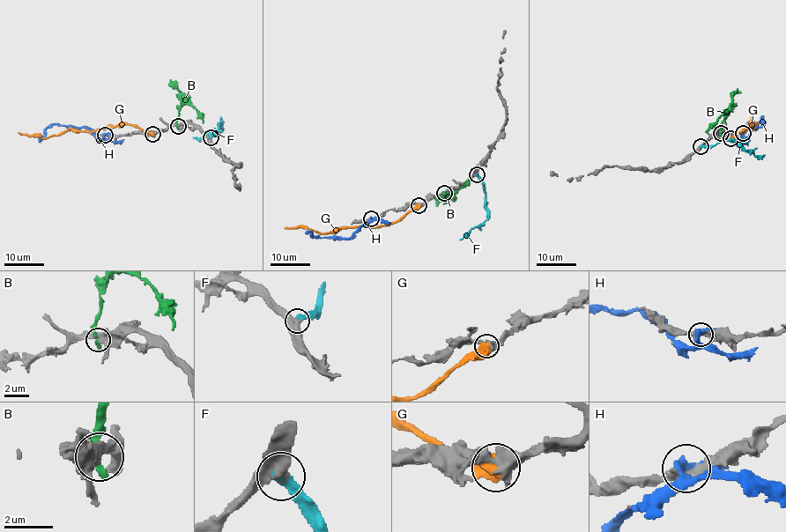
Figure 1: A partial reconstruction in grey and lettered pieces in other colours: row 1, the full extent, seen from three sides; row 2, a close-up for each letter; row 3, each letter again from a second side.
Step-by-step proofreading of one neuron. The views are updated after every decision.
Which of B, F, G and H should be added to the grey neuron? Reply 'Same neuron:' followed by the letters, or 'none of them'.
Same neuron: F

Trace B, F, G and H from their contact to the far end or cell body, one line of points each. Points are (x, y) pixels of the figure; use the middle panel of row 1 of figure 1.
B: (443, 194), (442, 191), (456, 193), (469, 177)
F: (477, 175), (483, 184), (487, 217), (460, 240)
G: (418, 205), (396, 221), (381, 226), (339, 227), (322, 233), (304, 227), (285, 228)
H: (372, 218), (350, 238), (317, 238), (309, 232), (306, 233)

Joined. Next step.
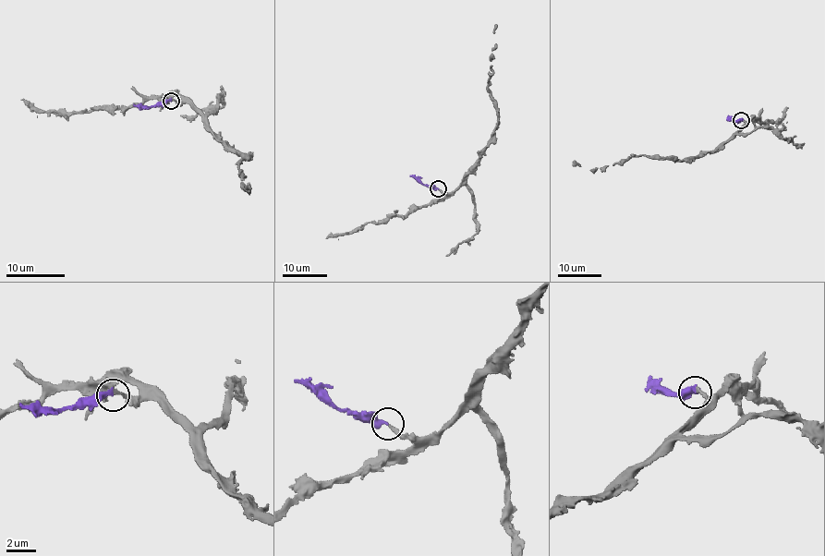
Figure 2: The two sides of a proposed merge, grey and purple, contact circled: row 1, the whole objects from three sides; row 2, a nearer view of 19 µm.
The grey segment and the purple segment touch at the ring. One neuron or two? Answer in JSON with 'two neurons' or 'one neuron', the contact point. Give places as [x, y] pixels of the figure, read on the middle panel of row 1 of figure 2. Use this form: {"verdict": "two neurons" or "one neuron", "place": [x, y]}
{"verdict": "one neuron", "place": [438, 188]}

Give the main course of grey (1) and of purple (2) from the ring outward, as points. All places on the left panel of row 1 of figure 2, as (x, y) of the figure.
1: (171, 100), (188, 102), (220, 140), (246, 158), (250, 155), (237, 164), (248, 190), (248, 185)
2: (171, 100), (155, 105), (133, 105)

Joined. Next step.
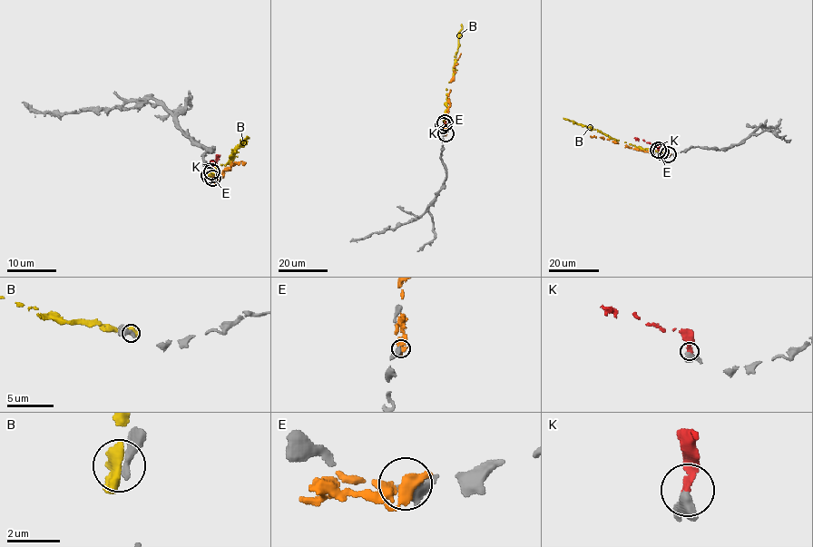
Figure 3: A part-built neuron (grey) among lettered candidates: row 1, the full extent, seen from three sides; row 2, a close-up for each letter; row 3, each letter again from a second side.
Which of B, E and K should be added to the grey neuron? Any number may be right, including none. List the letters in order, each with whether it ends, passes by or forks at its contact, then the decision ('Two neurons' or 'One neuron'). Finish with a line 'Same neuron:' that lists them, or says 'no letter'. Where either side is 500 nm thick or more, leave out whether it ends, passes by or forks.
B: Two neurons
E: It passes by. Two neurons
K: One neuron
Same neuron: K

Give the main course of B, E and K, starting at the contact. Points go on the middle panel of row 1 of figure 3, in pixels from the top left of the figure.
B: (444, 125), (446, 88), (452, 80), (461, 24)
E: (445, 133), (445, 116), (450, 104), (447, 94), (455, 73), (454, 66), (461, 53)
K: (445, 122), (447, 97)

